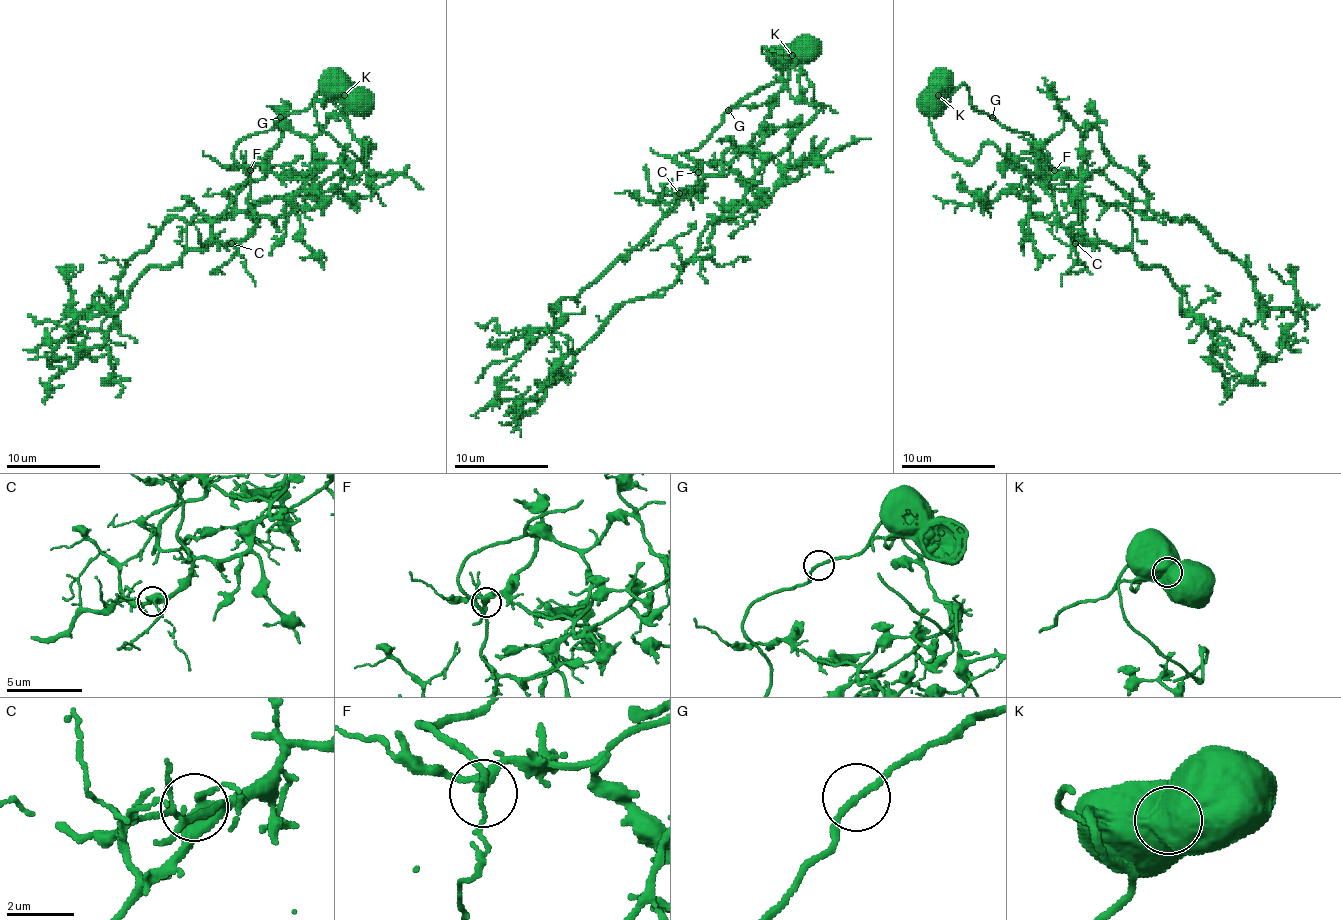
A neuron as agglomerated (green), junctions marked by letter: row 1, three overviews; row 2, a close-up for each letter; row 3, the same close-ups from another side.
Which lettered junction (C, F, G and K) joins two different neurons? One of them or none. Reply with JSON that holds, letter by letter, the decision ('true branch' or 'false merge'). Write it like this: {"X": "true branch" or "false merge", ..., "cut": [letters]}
{"C": "true branch", "F": "true branch", "G": "true branch", "K": "false merge", "cut": ["K"]}

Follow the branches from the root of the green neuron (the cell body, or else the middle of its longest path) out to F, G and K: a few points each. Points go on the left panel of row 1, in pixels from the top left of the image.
F: (357, 101), (314, 108), (366, 163), (369, 144), (352, 165), (324, 163), (307, 179), (250, 170)
G: (357, 101), (352, 101), (338, 87), (328, 85), (307, 108), (298, 113), (286, 113), (281, 118)
K: (357, 101), (345, 94)

